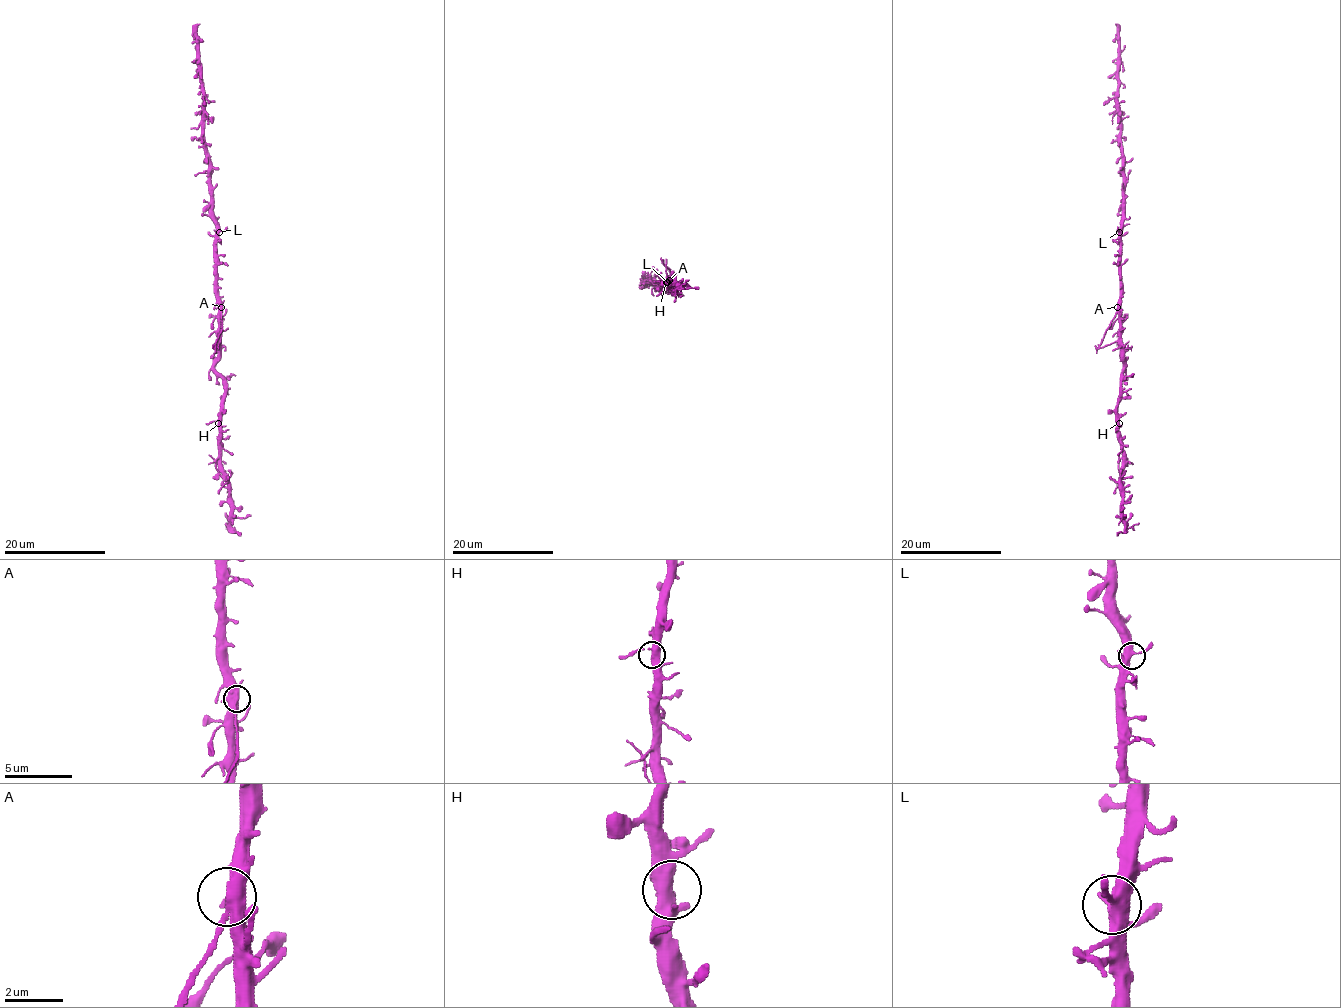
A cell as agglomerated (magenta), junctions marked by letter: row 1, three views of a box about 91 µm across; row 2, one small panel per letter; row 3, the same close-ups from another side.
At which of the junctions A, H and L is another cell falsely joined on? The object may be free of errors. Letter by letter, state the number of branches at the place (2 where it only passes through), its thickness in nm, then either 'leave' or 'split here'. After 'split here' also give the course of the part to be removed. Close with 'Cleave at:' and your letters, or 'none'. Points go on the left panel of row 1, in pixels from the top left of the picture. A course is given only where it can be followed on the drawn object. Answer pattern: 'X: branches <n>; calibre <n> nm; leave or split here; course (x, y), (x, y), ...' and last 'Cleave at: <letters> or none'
A: branches 4; calibre 440 nm; split here; course (222, 308), (222, 330), (214, 353)
H: branches 4; calibre 400 nm; leave
L: branches 4; calibre 440 nm; leave
Cleave at: A

